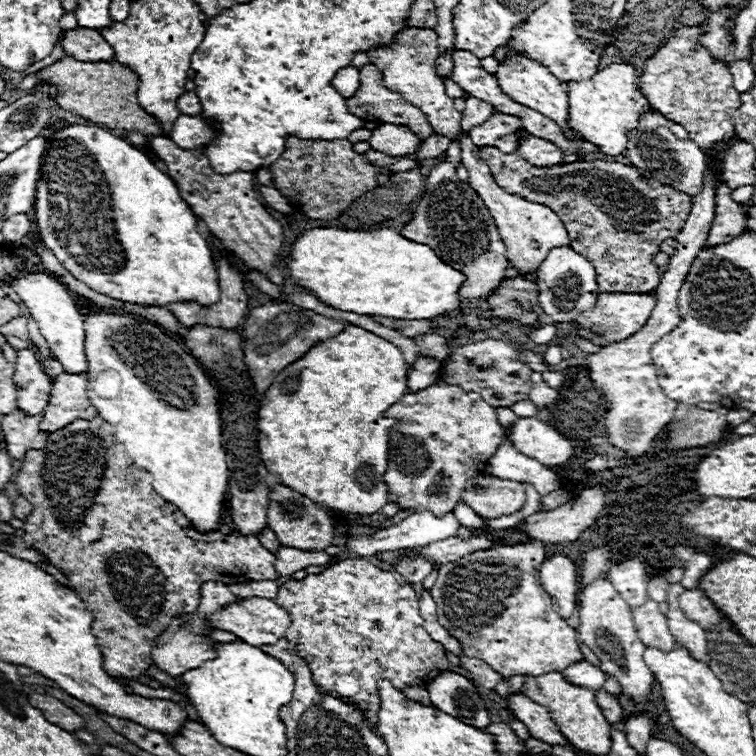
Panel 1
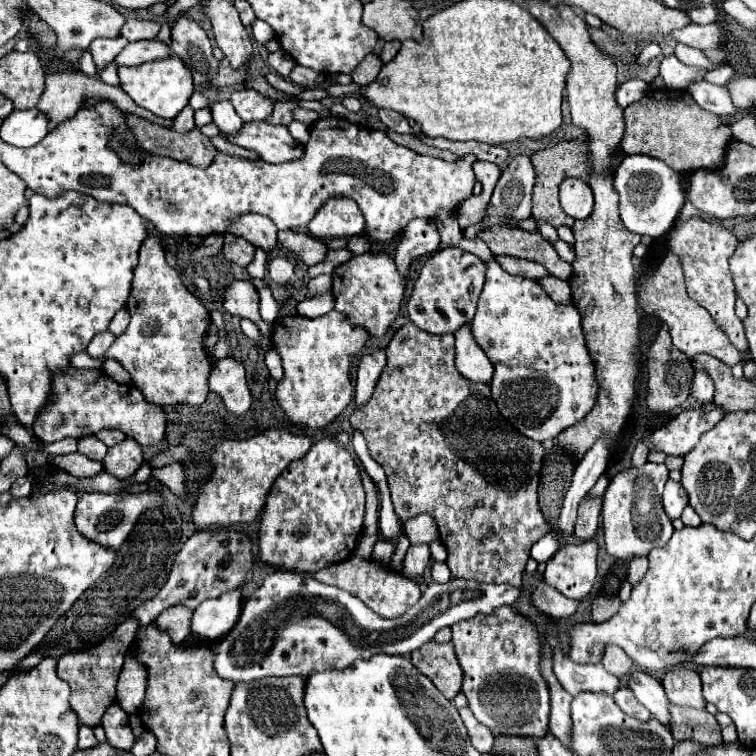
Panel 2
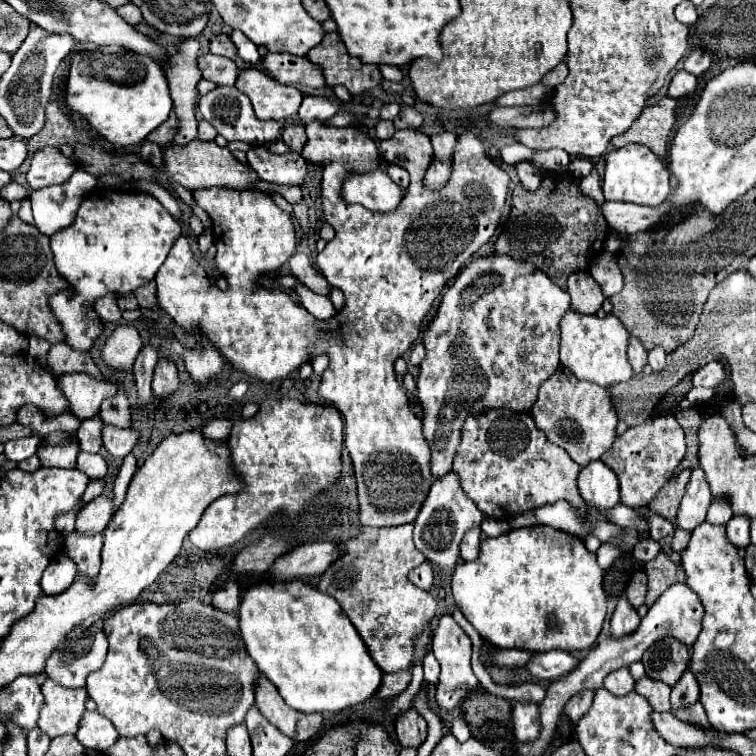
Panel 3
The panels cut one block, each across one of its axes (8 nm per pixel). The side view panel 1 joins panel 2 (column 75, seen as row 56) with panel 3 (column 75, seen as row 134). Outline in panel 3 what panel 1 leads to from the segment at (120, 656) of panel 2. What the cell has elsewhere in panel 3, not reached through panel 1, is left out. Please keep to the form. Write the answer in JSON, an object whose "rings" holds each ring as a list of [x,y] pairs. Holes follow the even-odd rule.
{"rings":[[[44,680],[42,694],[44,706],[40,708],[38,728],[50,738],[62,734],[76,734],[78,722],[86,710],[86,690],[64,690],[56,682]]]}

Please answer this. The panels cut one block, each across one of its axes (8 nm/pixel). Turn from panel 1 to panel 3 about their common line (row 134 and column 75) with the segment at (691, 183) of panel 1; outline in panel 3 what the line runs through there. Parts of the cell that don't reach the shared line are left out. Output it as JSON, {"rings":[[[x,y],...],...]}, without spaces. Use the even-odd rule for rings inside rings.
{"rings":[[[90,626],[88,630],[72,630],[70,634],[66,634],[66,640],[58,644],[58,648],[48,656],[42,674],[64,688],[84,688],[88,674],[104,664],[106,650],[108,642],[100,626]]]}

